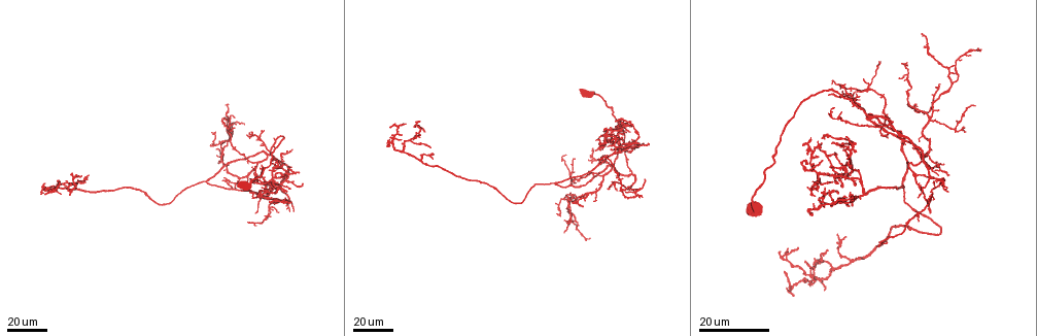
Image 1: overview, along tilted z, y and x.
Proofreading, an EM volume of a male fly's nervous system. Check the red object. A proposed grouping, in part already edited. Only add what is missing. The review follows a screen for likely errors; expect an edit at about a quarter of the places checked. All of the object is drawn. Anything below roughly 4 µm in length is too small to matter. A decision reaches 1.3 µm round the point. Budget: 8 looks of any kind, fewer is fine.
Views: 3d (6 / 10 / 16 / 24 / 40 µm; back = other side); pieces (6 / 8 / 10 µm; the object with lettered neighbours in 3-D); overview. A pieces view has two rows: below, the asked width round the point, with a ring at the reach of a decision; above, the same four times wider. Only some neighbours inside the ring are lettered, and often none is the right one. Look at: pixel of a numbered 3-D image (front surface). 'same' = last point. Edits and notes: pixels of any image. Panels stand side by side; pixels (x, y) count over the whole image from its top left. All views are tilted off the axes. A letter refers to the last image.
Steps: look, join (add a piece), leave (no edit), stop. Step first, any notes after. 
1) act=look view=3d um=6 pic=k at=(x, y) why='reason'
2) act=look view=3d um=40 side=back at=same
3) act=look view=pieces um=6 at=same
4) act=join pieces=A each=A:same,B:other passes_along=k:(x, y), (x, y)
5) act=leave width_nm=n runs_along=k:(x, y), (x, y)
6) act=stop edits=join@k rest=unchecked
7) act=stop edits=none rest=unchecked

act=look view=3d um=40 pic=1 at=(295, 212) why='tapers out'

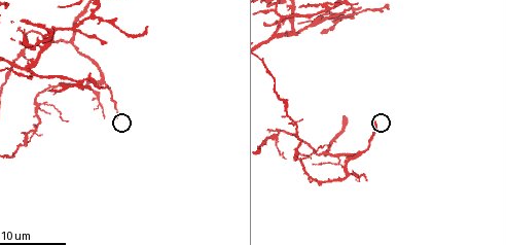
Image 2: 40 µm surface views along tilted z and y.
act=look view=pieces um=10 pic=2 at=(377, 121)

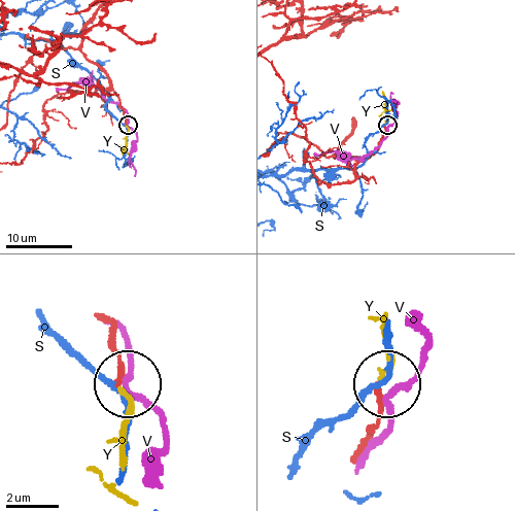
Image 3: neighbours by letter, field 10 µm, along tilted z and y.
act=join pieces=Y each=S:other,V:other,Y:same passes_along=3:(116, 329), (121, 392), (128, 406), (124, 450) found='the cell continues'

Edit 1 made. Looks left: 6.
act=look view=3d um=40 pic=1 at=(920, 33) why='thin end'

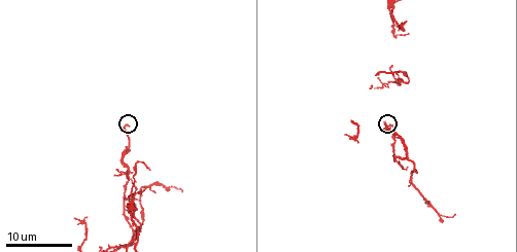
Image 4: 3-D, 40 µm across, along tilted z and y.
act=look view=pieces um=10 pic=4 at=(128, 124)

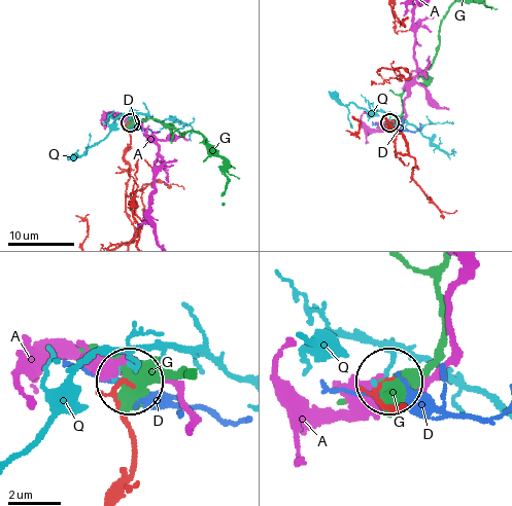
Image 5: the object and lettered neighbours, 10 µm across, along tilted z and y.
act=leave each=A:other,D:other,G:other,Q:other runs_along=5:(132, 222), (126, 210), (129, 122) found='none of them fits'

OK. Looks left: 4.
act=look view=3d um=40 pic=1 at=(973, 105) why='branch stops here'

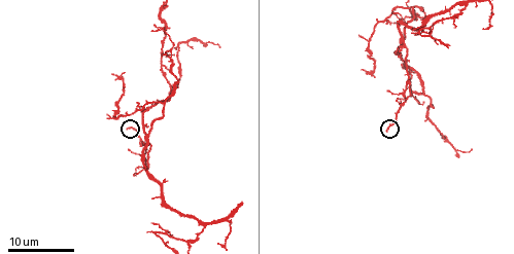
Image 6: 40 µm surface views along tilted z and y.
act=look view=pieces um=8 pic=6 at=(387, 132) why='what lies round it'

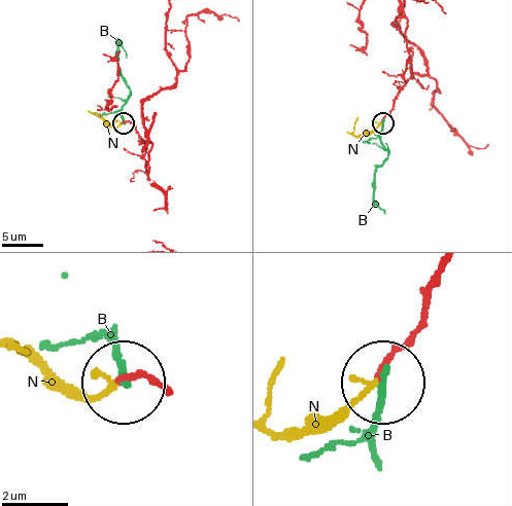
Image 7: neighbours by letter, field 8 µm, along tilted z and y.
act=join pieces=N width_nm=140 each=B:other,N:same passes_along=7:(137, 131), (130, 123), (114, 125), (94, 113), (98, 115) found='the cell continues'

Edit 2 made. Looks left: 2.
act=look view=3d um=24 pic=1 at=(255, 166) why='branch stops here'

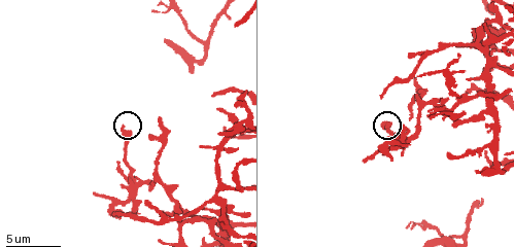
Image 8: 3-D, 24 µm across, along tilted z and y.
act=look view=pieces um=6 pic=8 at=(123, 128) why='what lies round it'

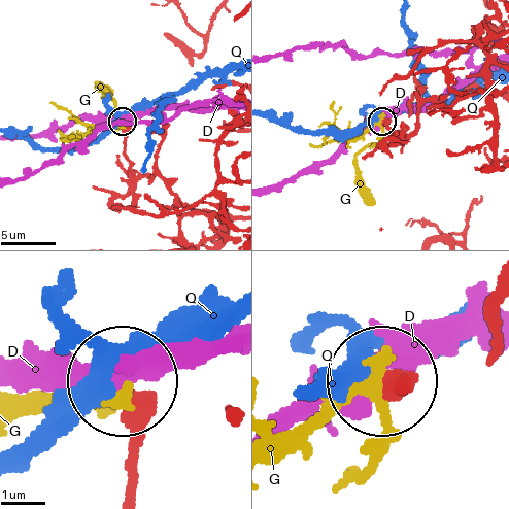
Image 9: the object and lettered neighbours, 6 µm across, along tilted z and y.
act=leave each=D:other,G:other,Q:other found='no lettered piece goes on from it'

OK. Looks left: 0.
act=stop edits=join@3,join@7 rest=unchecked

